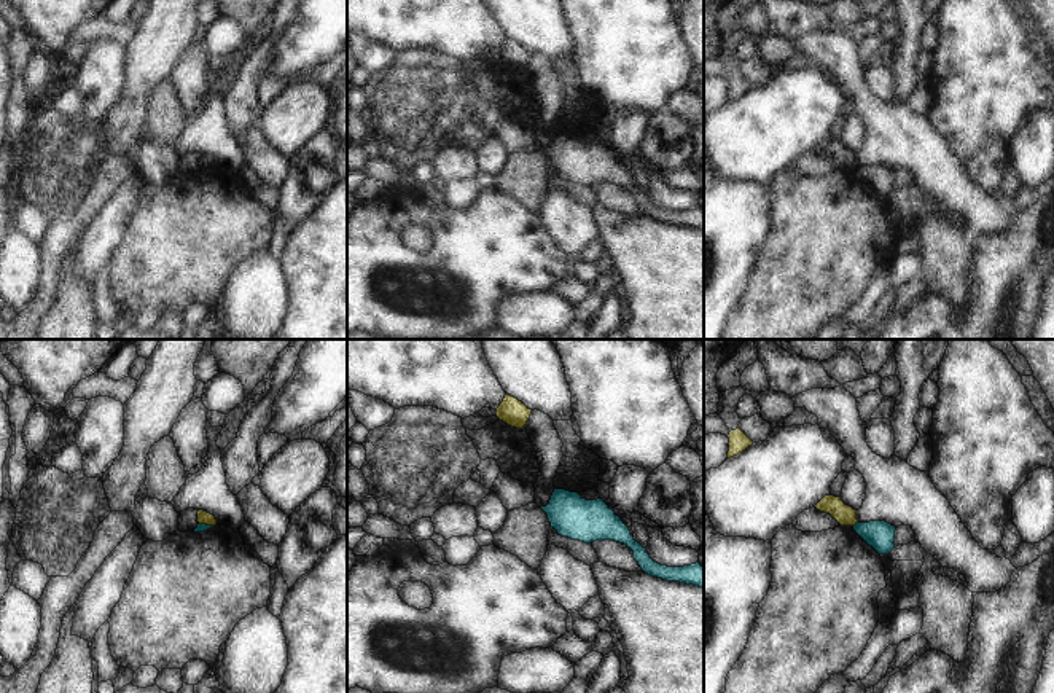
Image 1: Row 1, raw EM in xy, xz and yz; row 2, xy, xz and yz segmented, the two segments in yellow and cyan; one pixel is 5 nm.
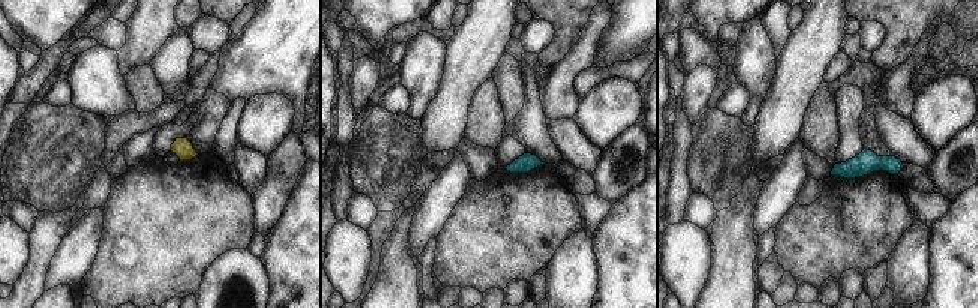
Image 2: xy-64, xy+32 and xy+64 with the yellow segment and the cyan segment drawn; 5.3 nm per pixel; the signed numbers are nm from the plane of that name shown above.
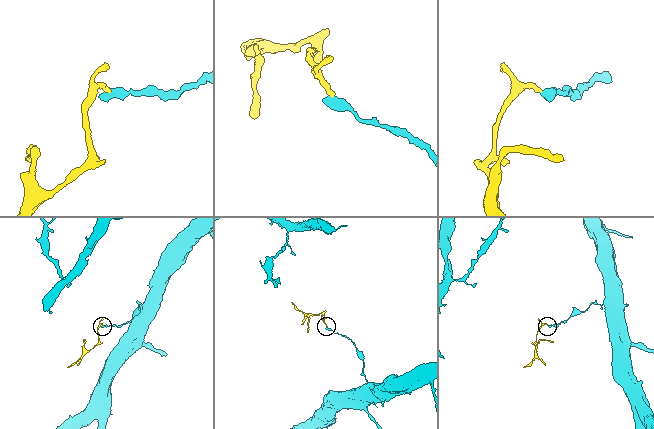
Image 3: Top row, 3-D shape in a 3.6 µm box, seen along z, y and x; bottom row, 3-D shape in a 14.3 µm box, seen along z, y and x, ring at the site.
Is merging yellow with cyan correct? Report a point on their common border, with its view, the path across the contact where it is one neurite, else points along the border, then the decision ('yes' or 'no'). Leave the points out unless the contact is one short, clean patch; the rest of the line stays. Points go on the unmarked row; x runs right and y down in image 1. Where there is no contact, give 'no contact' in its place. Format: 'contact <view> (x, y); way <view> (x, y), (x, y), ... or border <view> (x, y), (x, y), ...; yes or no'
contact yz (855, 166); border yz (857, 164), (854, 169); no

